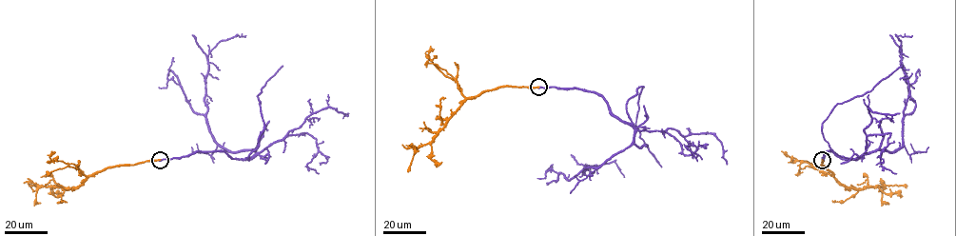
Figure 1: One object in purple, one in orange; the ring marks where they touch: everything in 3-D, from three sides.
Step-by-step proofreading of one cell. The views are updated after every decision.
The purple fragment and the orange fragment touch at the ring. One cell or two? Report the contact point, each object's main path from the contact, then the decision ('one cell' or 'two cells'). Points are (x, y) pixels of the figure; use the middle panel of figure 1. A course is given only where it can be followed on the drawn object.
at (538, 87); purple runs (537, 87), (595, 91), (634, 128), (633, 143), (583, 171), (586, 166), (614, 162), (624, 177); orange runs (537, 87), (498, 87), (469, 97), (430, 142), (415, 151), (407, 171); two cells

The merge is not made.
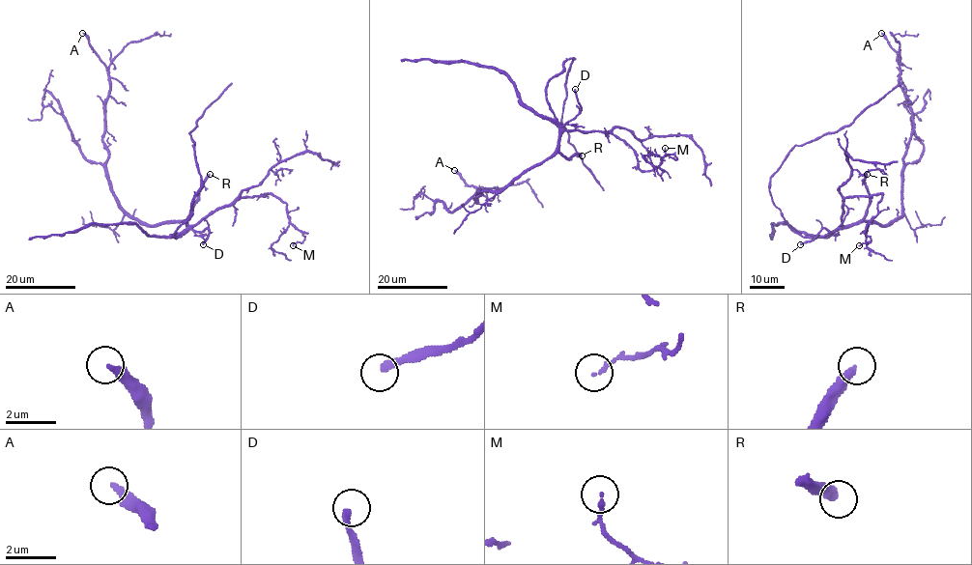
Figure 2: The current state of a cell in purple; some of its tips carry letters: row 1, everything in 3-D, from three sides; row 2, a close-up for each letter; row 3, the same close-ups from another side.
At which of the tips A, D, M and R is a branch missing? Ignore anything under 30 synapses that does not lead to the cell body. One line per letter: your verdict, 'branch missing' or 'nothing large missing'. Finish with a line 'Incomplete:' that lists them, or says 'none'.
A: nothing large missing
D: nothing large missing
M: nothing large missing
R: branch missing
Incomplete: R

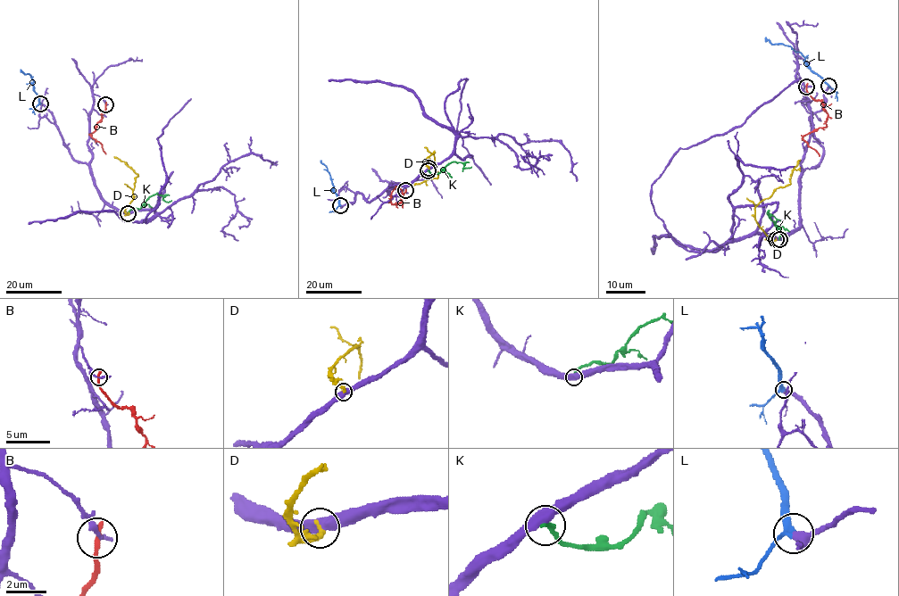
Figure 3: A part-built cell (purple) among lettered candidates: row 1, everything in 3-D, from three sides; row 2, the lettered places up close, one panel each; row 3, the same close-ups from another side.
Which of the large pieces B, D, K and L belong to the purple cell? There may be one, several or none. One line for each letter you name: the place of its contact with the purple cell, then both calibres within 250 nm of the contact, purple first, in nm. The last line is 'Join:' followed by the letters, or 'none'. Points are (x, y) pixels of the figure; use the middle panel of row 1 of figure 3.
L: (340, 205) | 320/240 nm
Join: L

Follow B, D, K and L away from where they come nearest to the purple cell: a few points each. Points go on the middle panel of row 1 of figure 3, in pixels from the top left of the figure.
B: (405, 189), (402, 202), (396, 205), (391, 202), (390, 194), (398, 186), (405, 199)
D: (428, 168), (425, 161), (432, 153), (438, 176), (414, 186)
K: (428, 170), (438, 173), (453, 161), (462, 163), (464, 169), (471, 167)
L: (340, 205), (328, 168), (320, 160)

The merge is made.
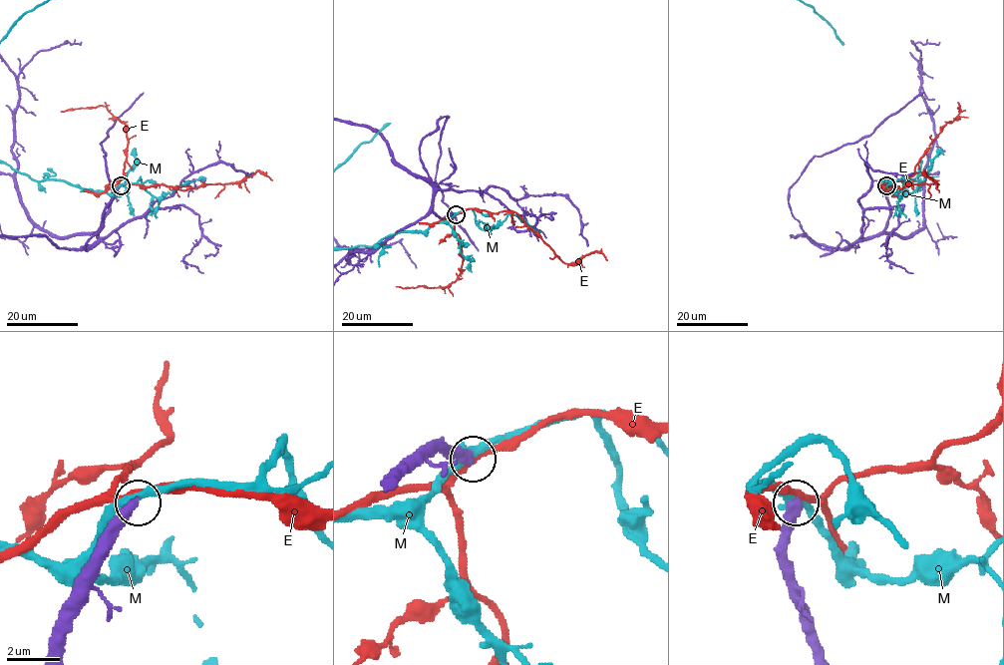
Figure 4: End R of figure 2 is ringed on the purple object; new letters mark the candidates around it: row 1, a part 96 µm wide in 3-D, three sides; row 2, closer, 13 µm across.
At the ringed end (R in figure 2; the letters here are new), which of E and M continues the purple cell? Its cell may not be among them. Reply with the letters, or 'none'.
none

